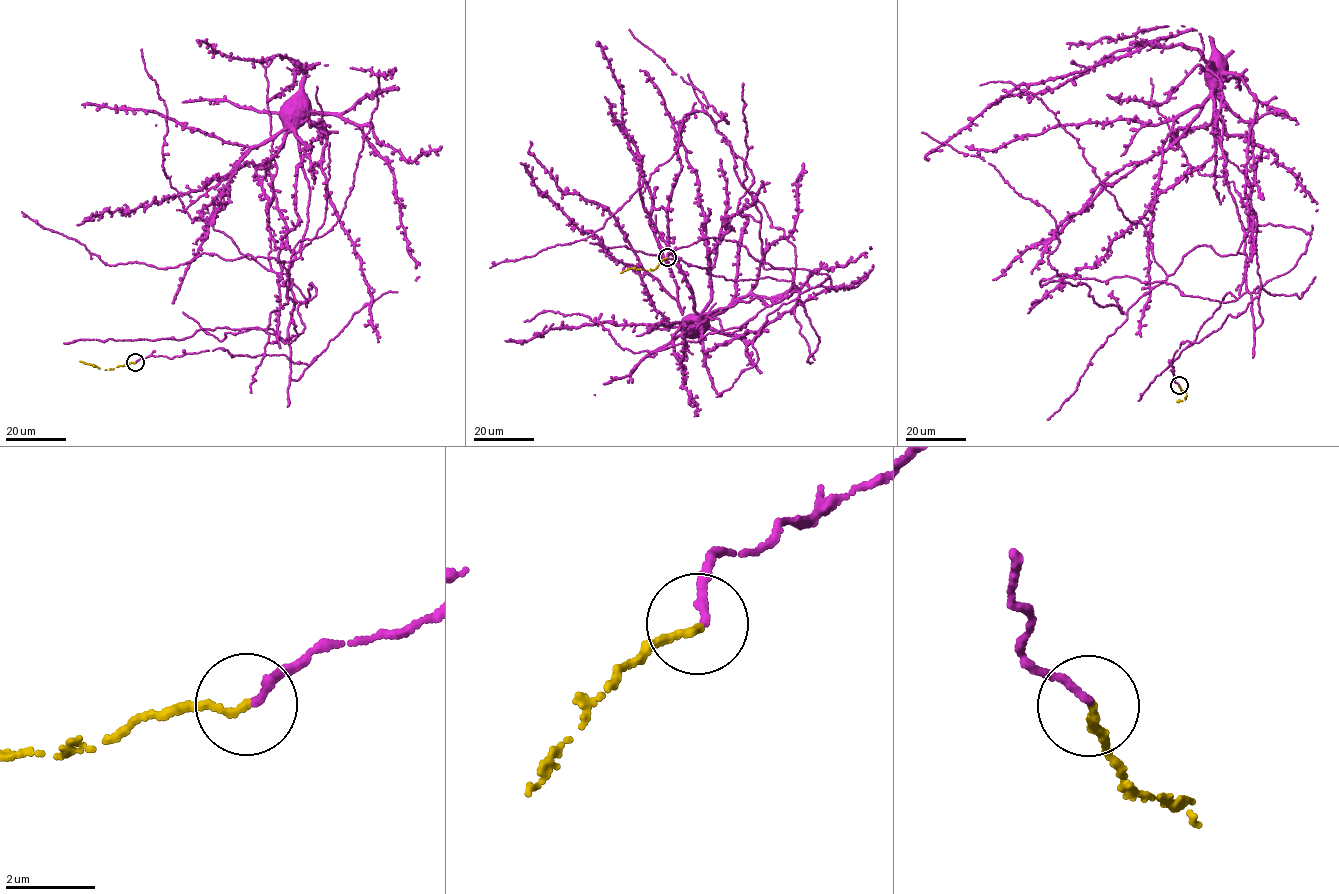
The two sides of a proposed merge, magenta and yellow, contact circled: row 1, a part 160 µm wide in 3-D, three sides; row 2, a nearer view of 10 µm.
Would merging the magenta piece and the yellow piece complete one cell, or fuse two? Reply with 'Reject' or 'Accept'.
Accept

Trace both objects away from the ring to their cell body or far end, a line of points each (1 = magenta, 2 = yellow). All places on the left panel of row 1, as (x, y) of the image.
1: (135, 363), (217, 348), (309, 365), (371, 303), (327, 193), (322, 132), (294, 111)
2: (135, 363), (106, 370), (80, 361)

